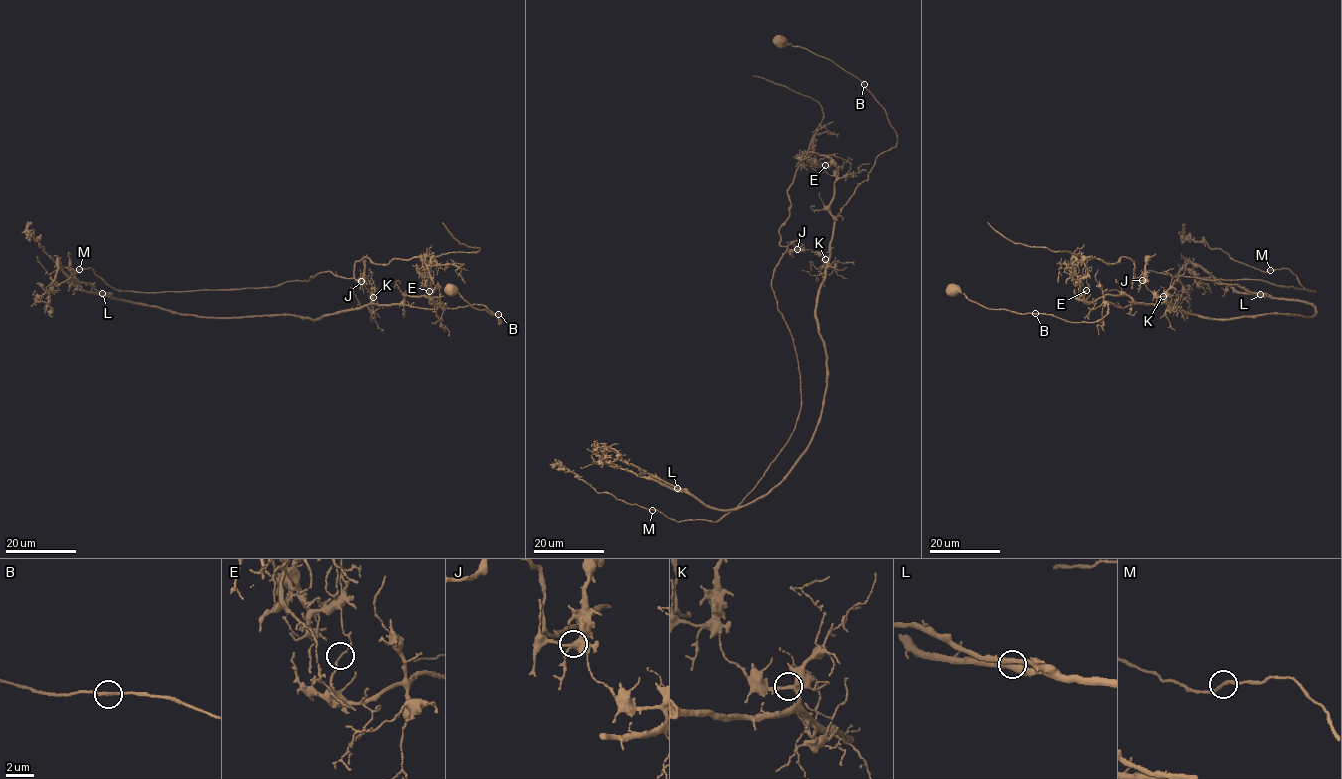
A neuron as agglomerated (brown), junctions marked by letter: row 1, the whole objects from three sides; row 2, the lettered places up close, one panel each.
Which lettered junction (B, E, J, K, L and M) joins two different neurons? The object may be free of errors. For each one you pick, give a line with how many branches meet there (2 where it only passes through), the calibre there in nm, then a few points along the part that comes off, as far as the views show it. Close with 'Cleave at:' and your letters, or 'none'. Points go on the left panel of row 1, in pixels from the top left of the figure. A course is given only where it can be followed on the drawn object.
E: Branches: 2. Thickness 110 nm. Course of the part to remove: (429, 291), (419, 257), (361, 258), (351, 278), (119, 290), (92, 268), (53, 261), (32, 222)
Cleave at: E

